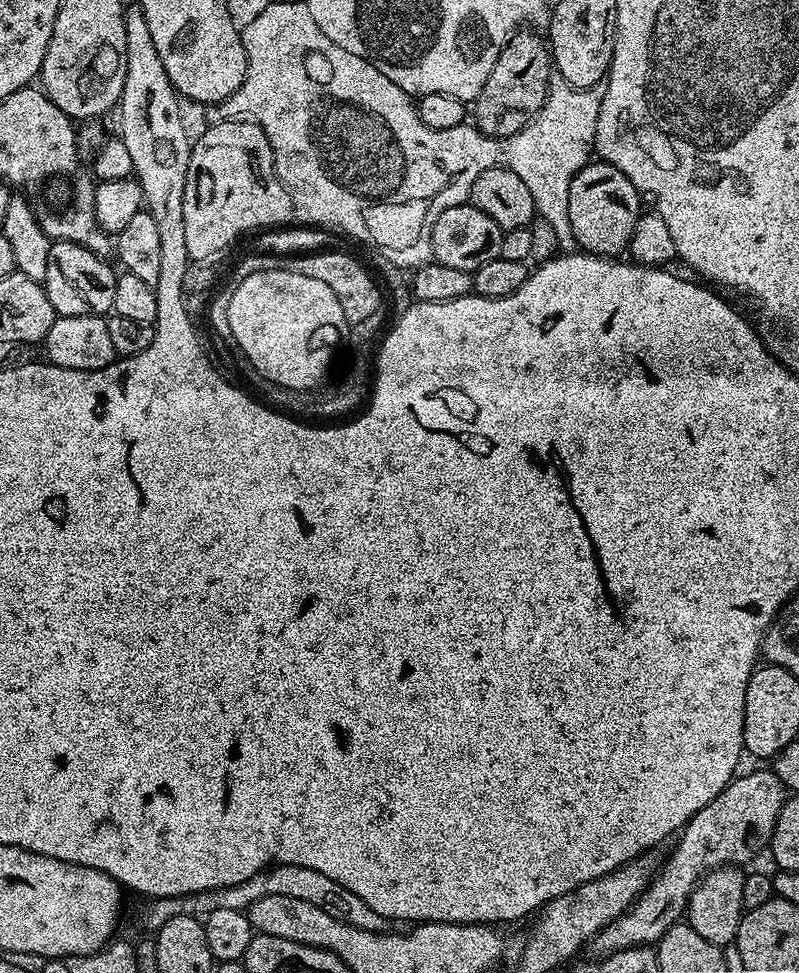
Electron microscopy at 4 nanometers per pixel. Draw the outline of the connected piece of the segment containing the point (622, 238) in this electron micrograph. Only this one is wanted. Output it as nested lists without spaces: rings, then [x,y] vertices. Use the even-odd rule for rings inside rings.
[[[596,158],[570,182],[570,226],[577,245],[592,256],[616,258],[627,249],[634,226],[642,215],[642,201],[634,182],[618,166]]]

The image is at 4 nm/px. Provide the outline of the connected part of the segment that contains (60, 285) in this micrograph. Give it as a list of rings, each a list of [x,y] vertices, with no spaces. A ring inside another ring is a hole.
[[[54,240],[50,246],[50,262],[46,262],[46,278],[42,281],[46,294],[50,298],[50,306],[54,306],[57,316],[102,316],[107,317],[114,309],[114,286],[117,269],[108,265],[105,257],[94,254],[86,246]]]

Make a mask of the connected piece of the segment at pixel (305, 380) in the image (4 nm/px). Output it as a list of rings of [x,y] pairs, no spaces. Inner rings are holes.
[[[259,270],[256,274],[242,278],[231,289],[229,298],[229,322],[234,340],[240,347],[239,355],[248,360],[262,377],[278,387],[290,390],[310,391],[319,389],[325,383],[324,375],[328,372],[328,360],[320,352],[312,352],[312,339],[323,328],[332,332],[345,331],[346,323],[342,307],[334,296],[334,291],[315,278],[294,274],[289,270]]]

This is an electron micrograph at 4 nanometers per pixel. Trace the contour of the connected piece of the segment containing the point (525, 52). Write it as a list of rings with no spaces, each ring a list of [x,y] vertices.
[[[536,30],[513,32],[498,54],[494,70],[490,70],[490,78],[486,78],[486,86],[482,86],[476,95],[475,127],[479,128],[482,135],[499,140],[507,140],[509,136],[518,134],[535,118],[538,110],[542,110],[553,78],[552,53],[545,37]]]

